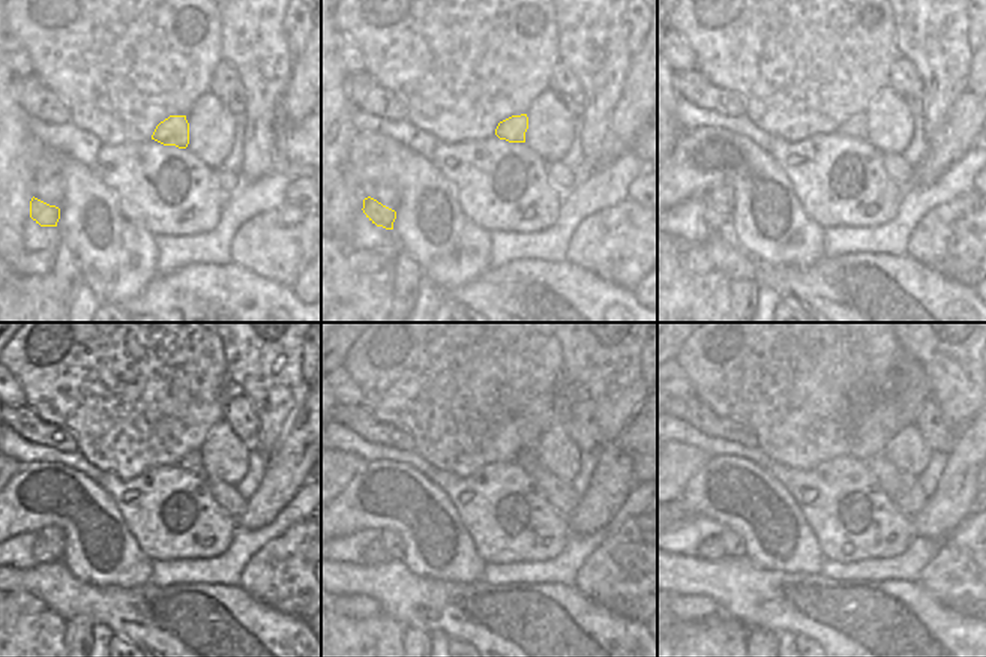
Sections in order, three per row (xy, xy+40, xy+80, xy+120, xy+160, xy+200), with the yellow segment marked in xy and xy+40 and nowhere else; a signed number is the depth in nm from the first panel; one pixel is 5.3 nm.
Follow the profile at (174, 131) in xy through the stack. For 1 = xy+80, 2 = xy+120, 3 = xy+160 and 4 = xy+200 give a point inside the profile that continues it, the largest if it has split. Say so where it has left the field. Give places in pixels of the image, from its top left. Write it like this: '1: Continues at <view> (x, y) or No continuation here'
1: Continues at xy+80 (856, 126)
2: Continues at xy+120 (191, 462)
3: Continues at xy+160 (527, 459)
4: Continues at xy+200 (884, 471)

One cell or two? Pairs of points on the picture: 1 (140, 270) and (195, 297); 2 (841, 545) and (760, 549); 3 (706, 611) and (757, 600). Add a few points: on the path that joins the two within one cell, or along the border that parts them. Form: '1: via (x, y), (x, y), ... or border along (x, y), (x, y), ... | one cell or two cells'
1: border along (156, 275), (135, 297), (128, 300) | two cells
2: border along (802, 515), (826, 558) | two cells
3: border along (685, 594), (706, 594), (716, 603), (721, 612) | two cells

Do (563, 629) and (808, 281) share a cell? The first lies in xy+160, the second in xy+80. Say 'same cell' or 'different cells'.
same cell

